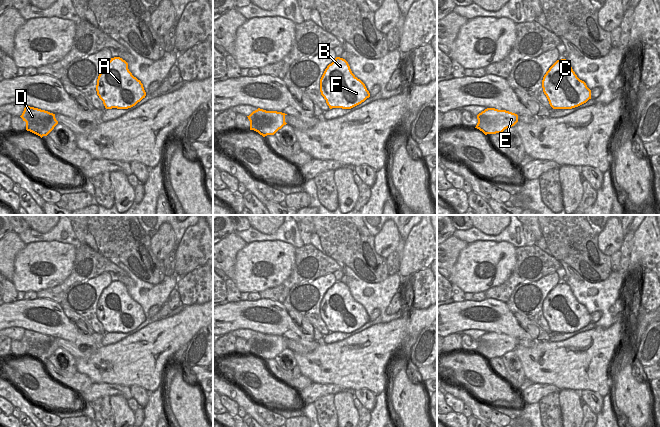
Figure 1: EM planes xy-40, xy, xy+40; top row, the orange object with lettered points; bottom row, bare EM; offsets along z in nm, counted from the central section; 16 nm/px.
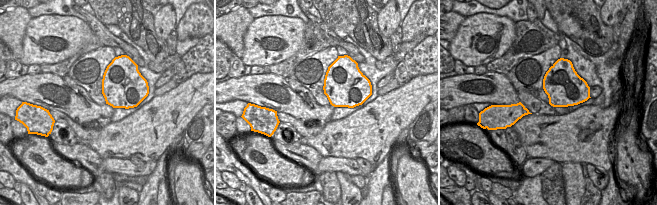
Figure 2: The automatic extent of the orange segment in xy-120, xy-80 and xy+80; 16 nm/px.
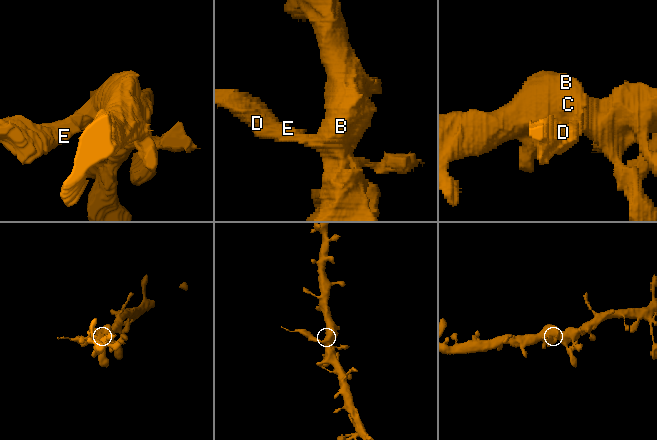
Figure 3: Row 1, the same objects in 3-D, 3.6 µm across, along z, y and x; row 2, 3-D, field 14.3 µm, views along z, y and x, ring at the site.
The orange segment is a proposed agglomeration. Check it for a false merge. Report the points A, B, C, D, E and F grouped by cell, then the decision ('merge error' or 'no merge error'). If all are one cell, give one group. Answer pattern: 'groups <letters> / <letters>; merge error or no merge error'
groups A B C E F / D; merge error

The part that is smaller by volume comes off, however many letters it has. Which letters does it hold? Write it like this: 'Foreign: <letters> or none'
Foreign: D

